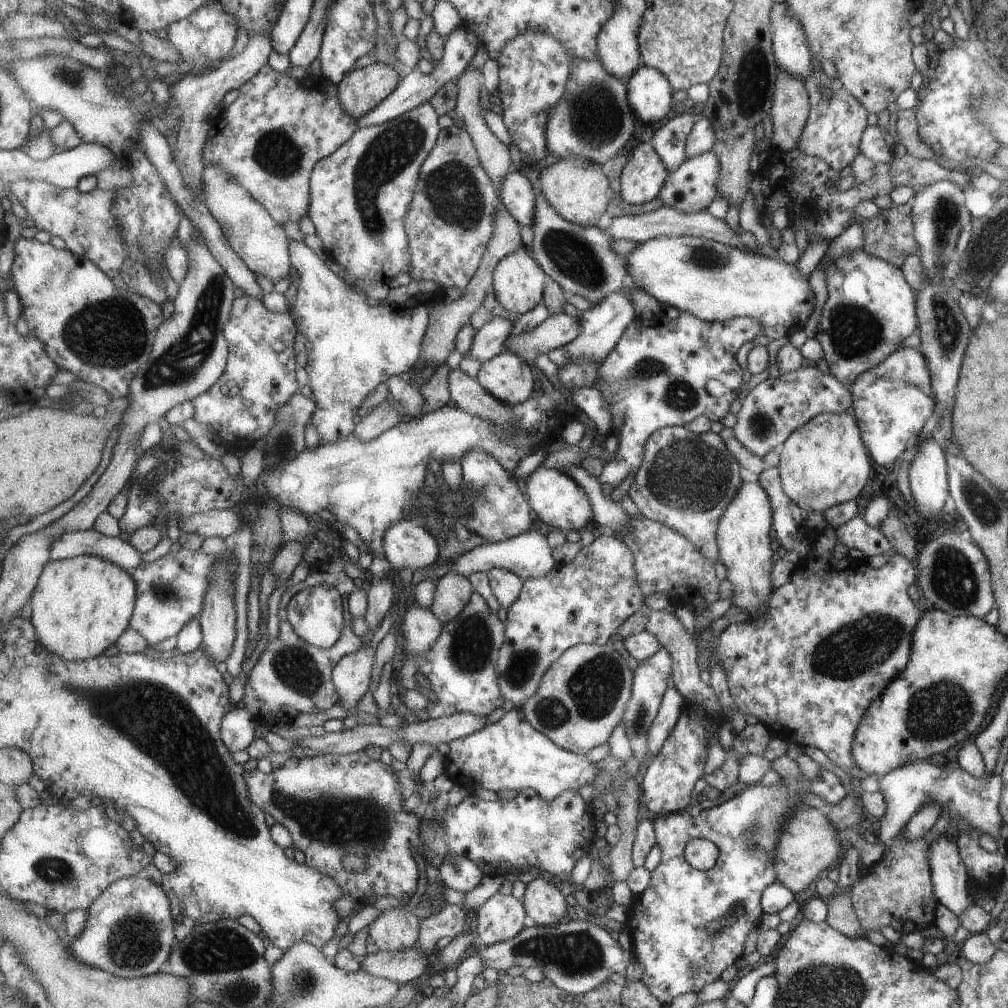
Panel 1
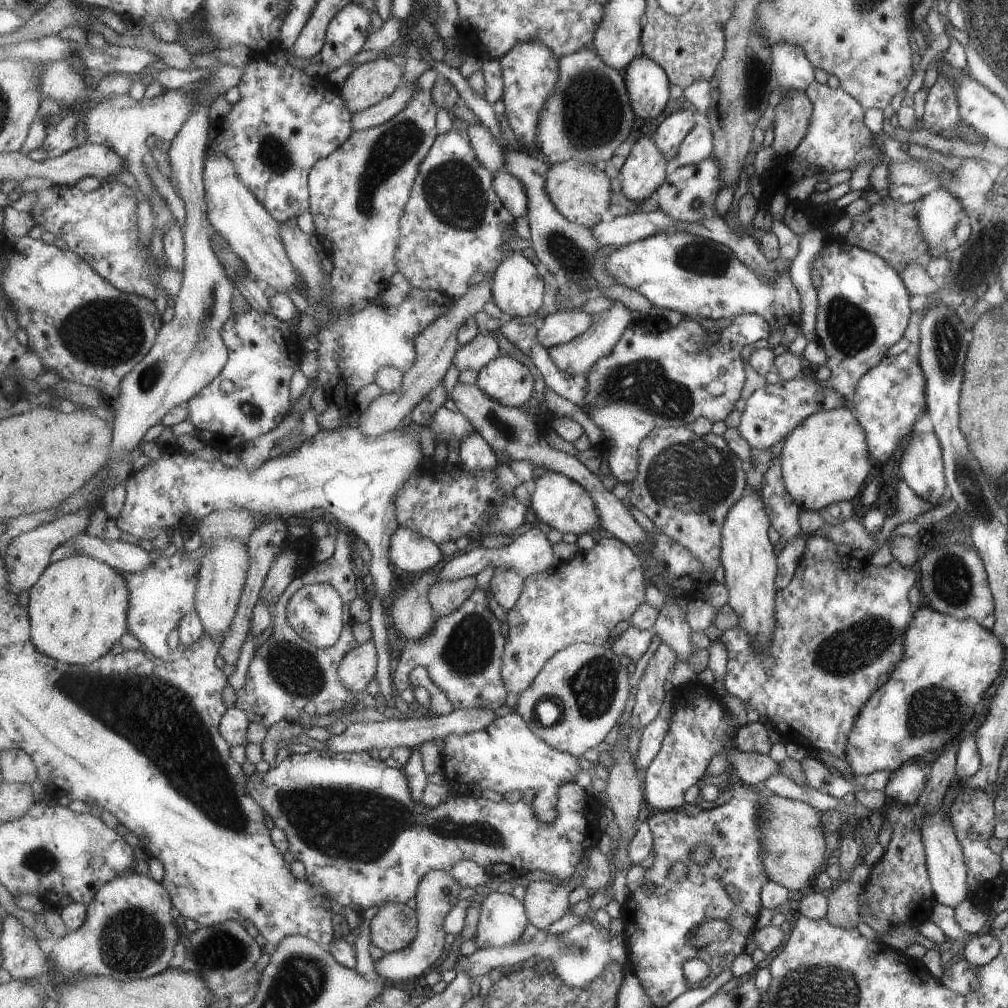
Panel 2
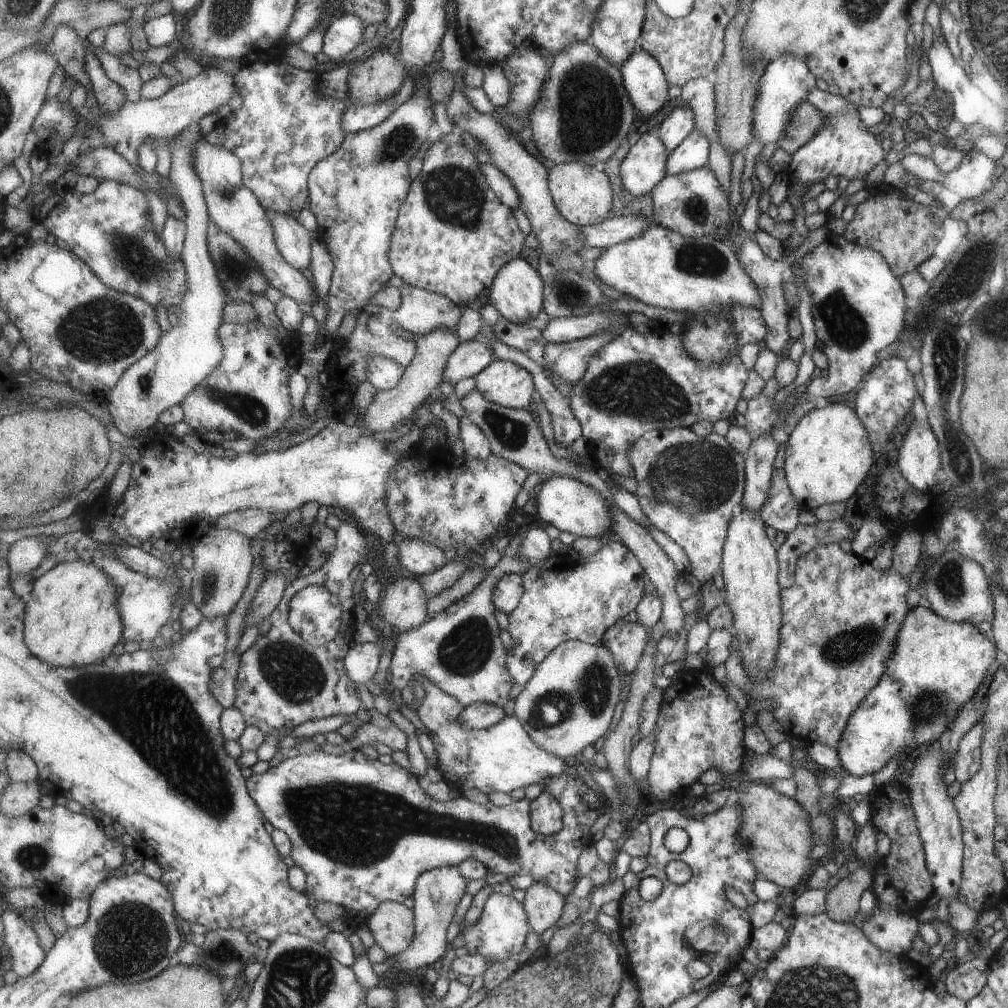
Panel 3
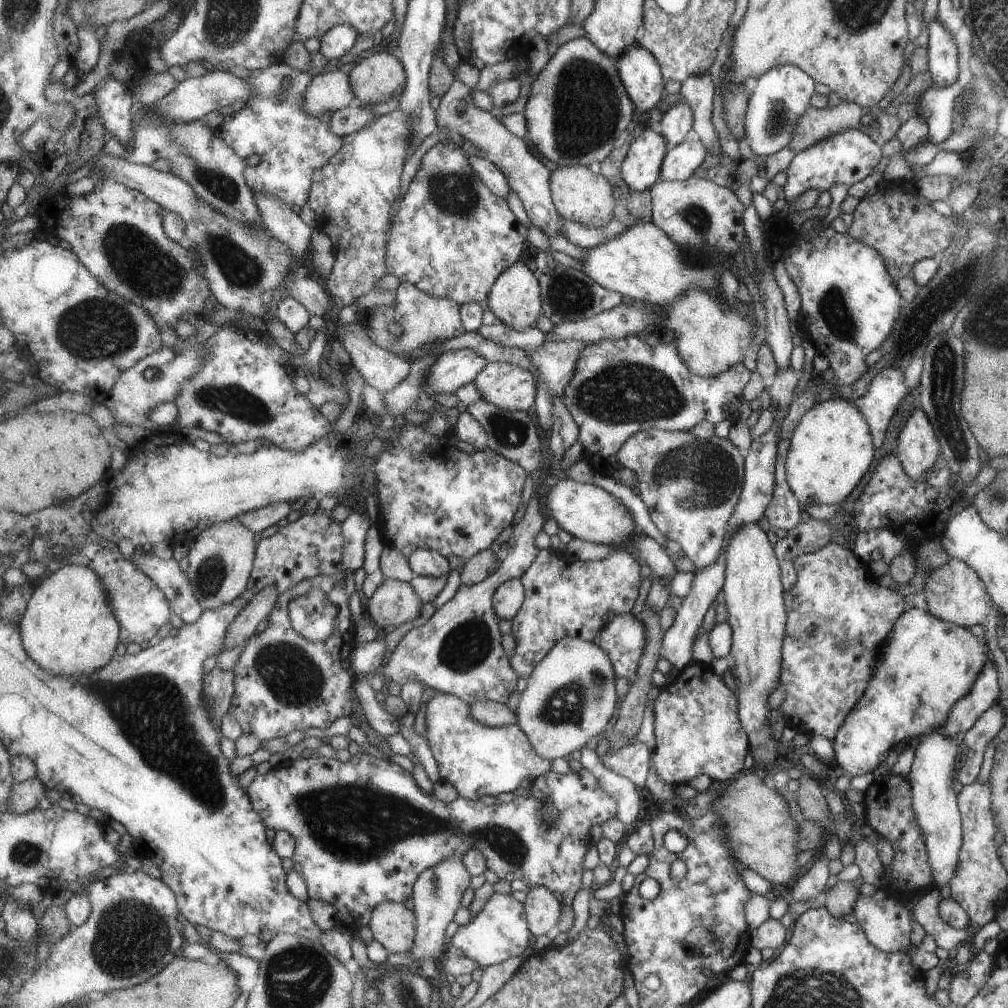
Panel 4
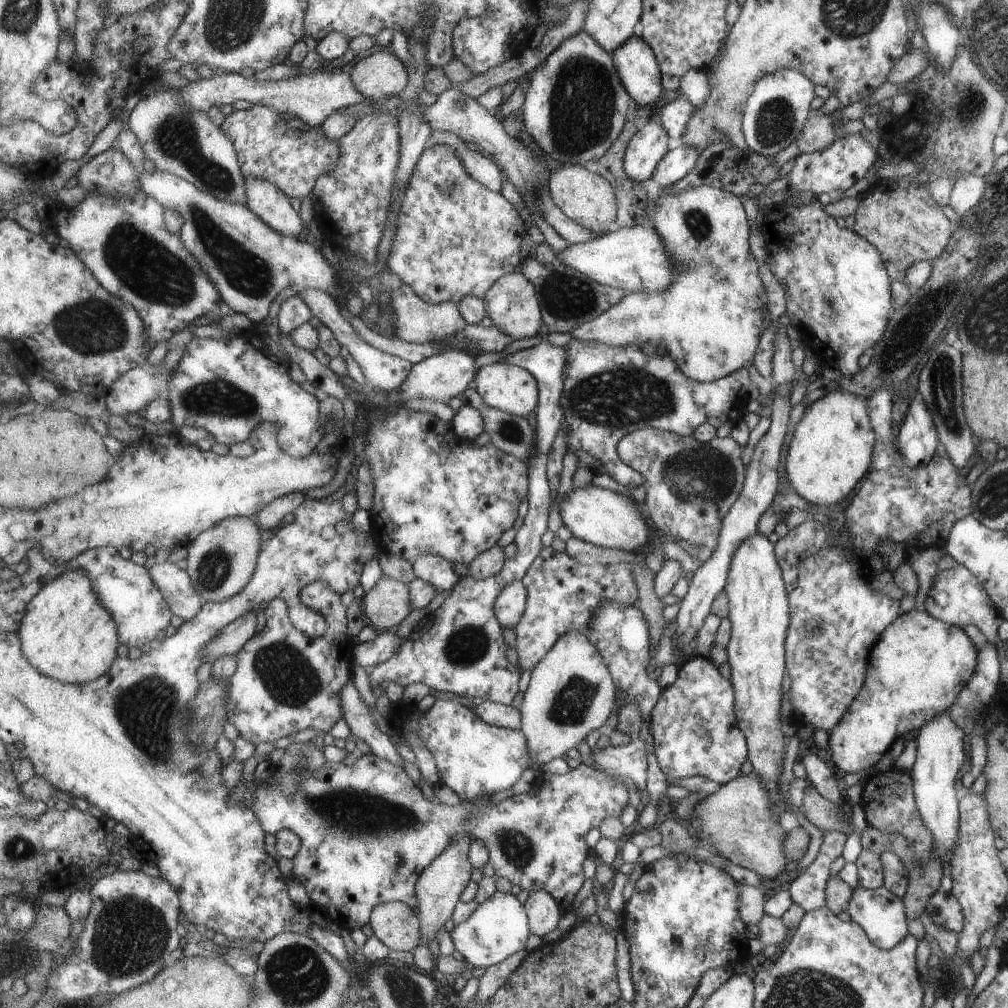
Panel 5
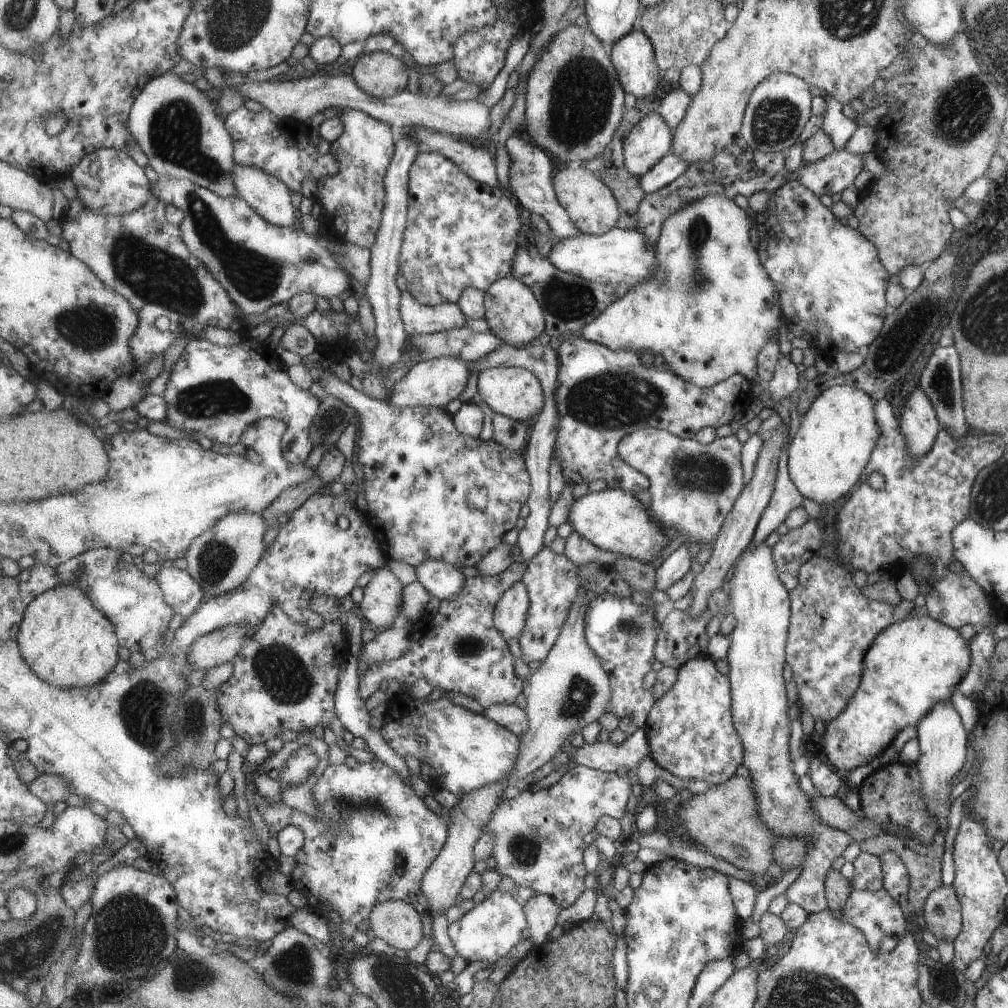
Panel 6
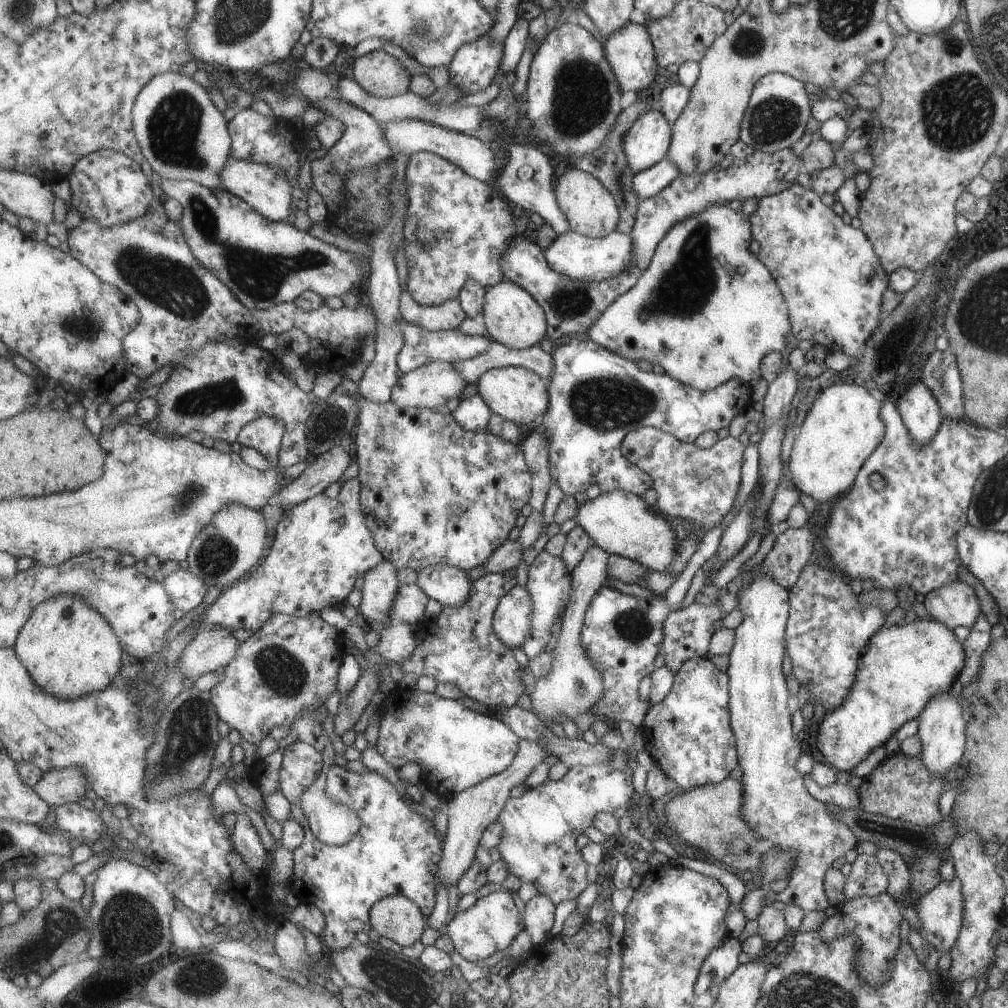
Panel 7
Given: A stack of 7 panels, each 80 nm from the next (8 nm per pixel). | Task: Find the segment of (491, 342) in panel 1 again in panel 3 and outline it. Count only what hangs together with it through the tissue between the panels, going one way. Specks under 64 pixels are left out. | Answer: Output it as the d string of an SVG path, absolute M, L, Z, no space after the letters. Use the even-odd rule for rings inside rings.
M479 341L461 343L448 357L442 380L453 385L469 376L475 378L495 360L493 349Z

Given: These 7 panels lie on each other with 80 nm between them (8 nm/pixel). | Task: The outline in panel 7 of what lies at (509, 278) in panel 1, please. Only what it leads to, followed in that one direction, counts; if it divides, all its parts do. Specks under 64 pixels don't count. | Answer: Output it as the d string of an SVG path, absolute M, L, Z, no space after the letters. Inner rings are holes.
M500 282L489 288L486 294L482 321L486 334L510 349L528 349L539 344L547 344L548 318L545 309L536 298L517 283Z

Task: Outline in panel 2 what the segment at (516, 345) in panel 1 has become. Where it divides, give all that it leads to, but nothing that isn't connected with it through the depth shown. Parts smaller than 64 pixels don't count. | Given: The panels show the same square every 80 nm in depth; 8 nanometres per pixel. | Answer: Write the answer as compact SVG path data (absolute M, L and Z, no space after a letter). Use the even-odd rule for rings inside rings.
M579 309L575 311L557 311L547 315L538 331L538 341L550 349L571 342L585 334L593 324L594 316Z

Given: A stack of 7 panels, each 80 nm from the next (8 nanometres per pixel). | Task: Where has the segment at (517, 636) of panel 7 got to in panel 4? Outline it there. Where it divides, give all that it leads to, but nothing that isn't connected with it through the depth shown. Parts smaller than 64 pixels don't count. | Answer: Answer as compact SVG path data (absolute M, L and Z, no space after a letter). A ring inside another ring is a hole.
M513 577L504 582L495 593L496 611L501 620L512 620L520 613L526 599L526 588L522 577Z

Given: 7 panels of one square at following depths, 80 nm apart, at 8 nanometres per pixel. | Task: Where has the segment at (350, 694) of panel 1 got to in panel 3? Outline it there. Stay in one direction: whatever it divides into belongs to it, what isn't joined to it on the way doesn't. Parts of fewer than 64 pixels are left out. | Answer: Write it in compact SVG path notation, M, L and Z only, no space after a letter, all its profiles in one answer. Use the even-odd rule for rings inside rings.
M376 642L356 643L345 657L345 668L349 678L352 678L358 686L367 684L379 668L381 653L381 645Z

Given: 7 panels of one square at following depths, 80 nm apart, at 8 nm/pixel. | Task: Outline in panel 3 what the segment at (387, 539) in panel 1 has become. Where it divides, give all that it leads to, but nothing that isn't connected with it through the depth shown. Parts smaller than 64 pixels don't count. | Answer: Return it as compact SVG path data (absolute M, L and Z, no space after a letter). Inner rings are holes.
M419 539L404 542L397 548L402 566L414 574L428 575L443 569L447 564L443 550Z

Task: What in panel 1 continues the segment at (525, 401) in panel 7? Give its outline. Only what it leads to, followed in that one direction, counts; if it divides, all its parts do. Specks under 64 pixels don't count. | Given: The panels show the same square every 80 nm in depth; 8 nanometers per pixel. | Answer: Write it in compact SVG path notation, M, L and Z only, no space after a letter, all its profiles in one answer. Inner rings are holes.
M504 351L481 364L477 380L493 396L510 406L528 401L535 390L531 366L523 357Z

